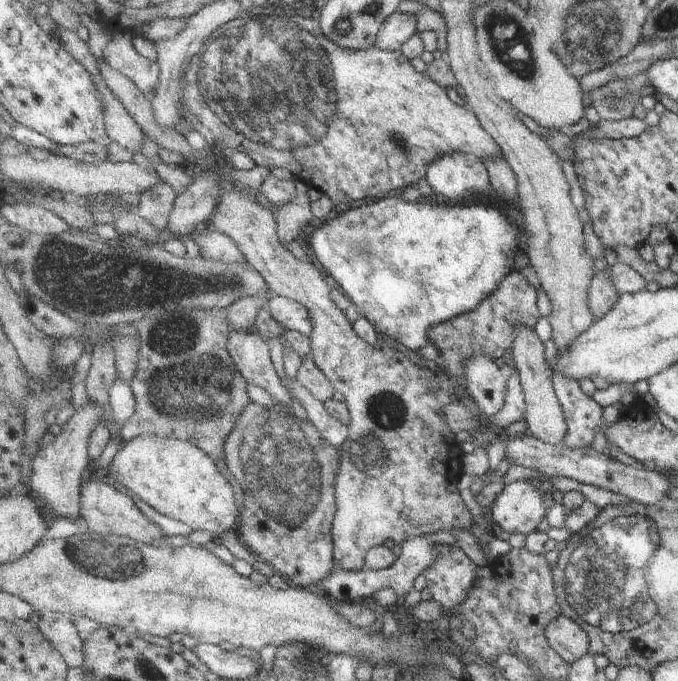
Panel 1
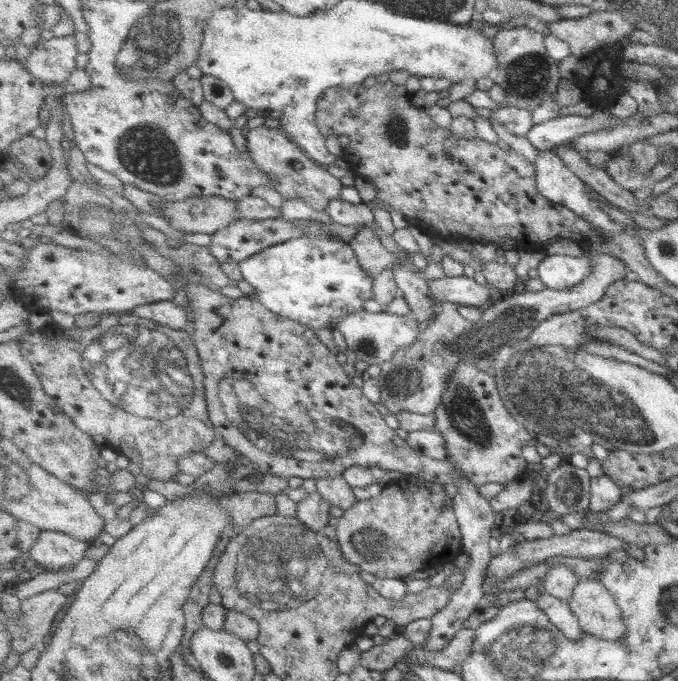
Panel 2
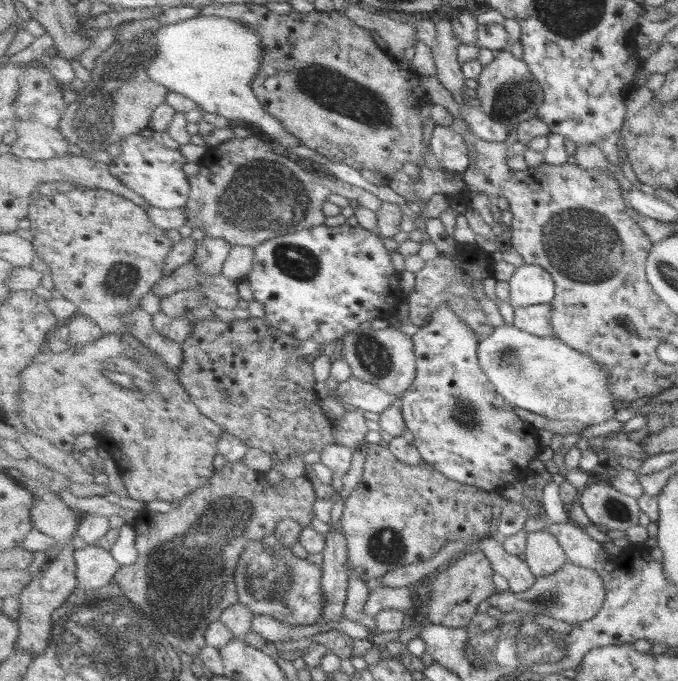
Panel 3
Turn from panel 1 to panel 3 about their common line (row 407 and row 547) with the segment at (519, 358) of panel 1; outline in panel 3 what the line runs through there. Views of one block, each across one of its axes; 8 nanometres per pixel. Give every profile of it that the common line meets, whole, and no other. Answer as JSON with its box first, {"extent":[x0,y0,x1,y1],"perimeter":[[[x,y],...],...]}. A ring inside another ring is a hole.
{"extent":[524,528,570,577],"perimeter":[[[548,528],[529,532],[528,550],[524,555],[537,577],[550,576],[570,561],[566,550]]]}

